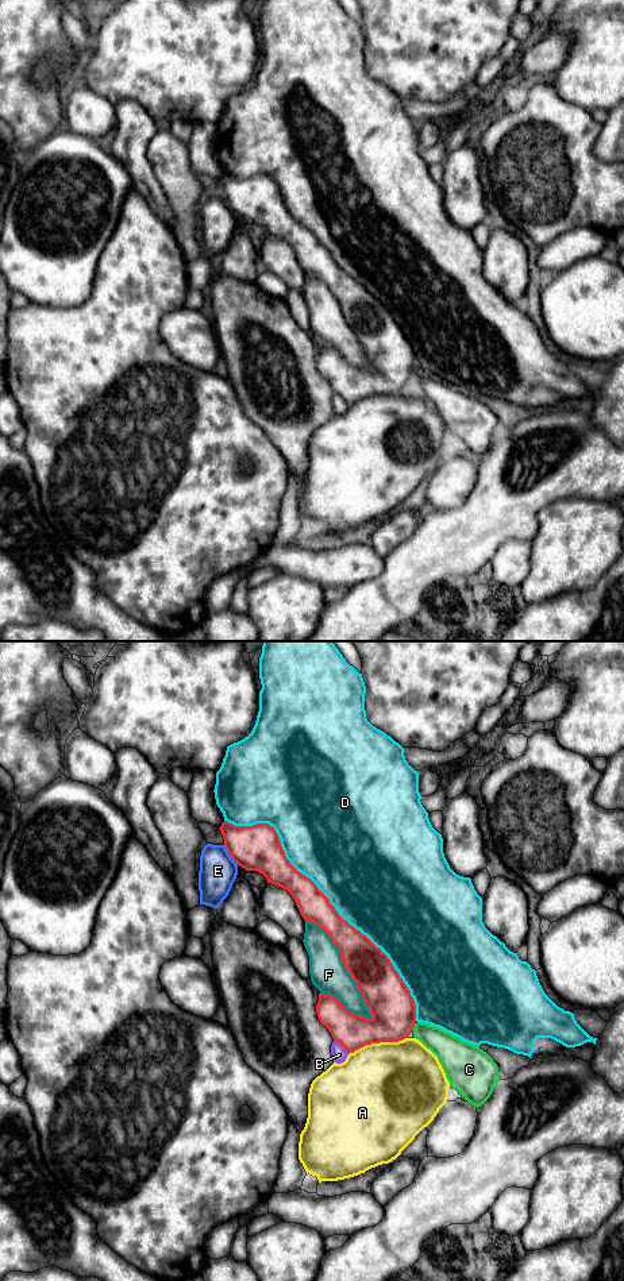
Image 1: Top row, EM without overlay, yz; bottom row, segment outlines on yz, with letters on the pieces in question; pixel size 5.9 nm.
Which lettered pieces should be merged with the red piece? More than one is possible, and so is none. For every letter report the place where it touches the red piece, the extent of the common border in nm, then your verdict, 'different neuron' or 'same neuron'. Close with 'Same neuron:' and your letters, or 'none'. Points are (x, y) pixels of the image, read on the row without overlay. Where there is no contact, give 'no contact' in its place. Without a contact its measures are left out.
A: yz (377, 394) | 360 nm | different neuron
B: yz (342, 397) | 130 nm | different neuron
C: yz (413, 378) | 40 nm | different neuron
D: yz (328, 254) | 1650 nm | different neuron
E: yz (230, 207) | 150 nm | different neuron
F: yz (345, 317) | 700 nm | different neuron
Same neuron: none

